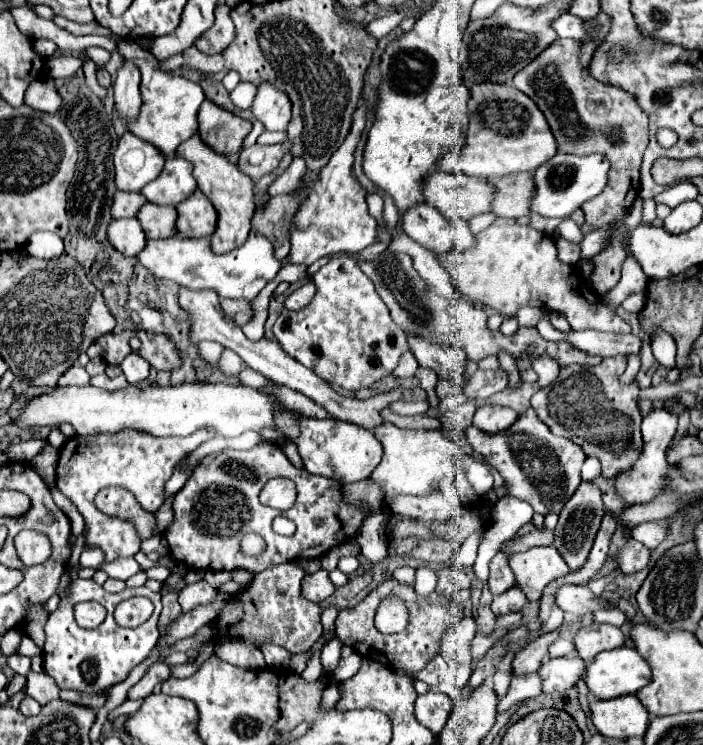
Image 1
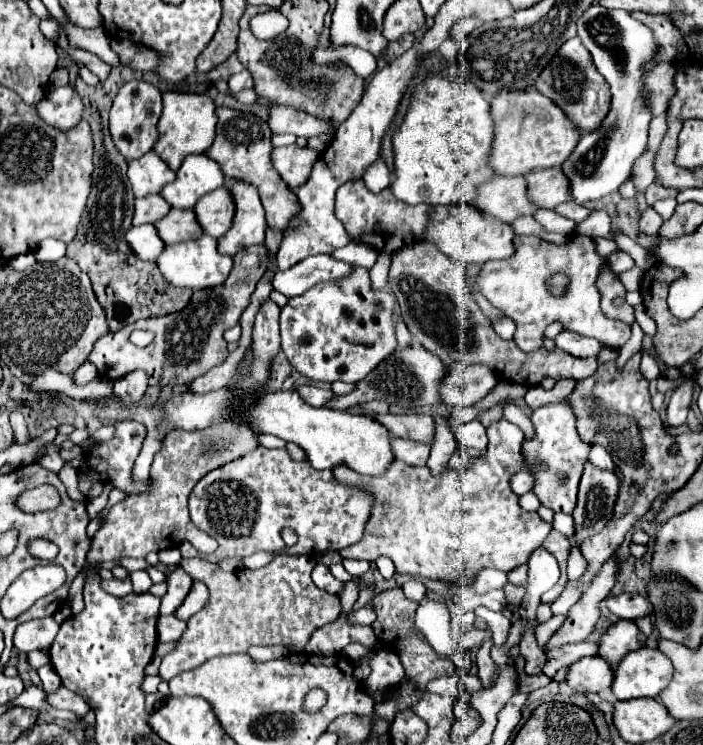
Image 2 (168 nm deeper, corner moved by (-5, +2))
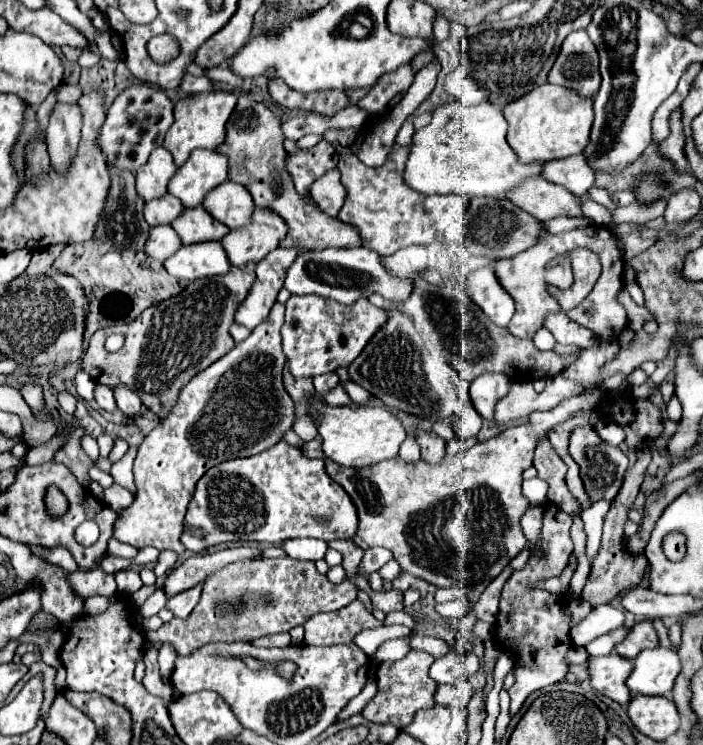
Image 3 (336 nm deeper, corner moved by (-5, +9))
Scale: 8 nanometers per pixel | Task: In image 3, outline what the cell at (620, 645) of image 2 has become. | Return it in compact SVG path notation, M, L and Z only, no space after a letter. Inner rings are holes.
M639 621L633 625L627 639L615 647L615 651L621 657L635 659L643 649L653 649L653 647L659 647L659 637L657 637L653 623L651 621Z

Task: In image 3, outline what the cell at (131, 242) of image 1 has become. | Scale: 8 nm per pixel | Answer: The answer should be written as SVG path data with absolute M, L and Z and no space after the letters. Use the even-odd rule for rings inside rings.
M157 225L149 229L149 239L145 245L145 253L157 261L169 259L169 255L175 255L181 247L179 235L173 231L171 225Z

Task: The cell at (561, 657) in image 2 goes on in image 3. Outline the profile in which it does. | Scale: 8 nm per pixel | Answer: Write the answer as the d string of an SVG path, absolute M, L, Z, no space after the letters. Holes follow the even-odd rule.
M619 627L619 629L611 631L611 633L607 633L607 635L597 637L597 639L591 641L585 649L587 649L589 655L593 655L593 657L595 657L595 655L609 655L609 653L613 651L613 647L627 637L627 633L629 633L629 627Z

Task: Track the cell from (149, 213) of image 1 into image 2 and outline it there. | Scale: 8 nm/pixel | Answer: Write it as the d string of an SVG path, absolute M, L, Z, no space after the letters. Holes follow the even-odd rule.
M171 208L169 214L165 218L161 218L161 222L155 222L155 228L159 232L159 238L165 244L177 244L177 242L185 242L185 240L195 240L195 238L199 238L203 234L201 226L195 220L193 210Z

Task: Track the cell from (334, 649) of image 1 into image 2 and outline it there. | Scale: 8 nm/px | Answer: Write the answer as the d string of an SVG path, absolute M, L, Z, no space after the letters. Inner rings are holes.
M361 608L361 610L349 614L349 622L353 622L353 624L371 624L371 622L375 622L375 612L371 608Z

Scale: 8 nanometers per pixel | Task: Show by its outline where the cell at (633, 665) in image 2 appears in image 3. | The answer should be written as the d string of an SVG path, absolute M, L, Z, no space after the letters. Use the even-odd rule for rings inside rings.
M665 647L641 651L641 655L633 659L633 665L635 669L627 679L627 685L633 693L643 695L669 695L681 671L677 651Z

